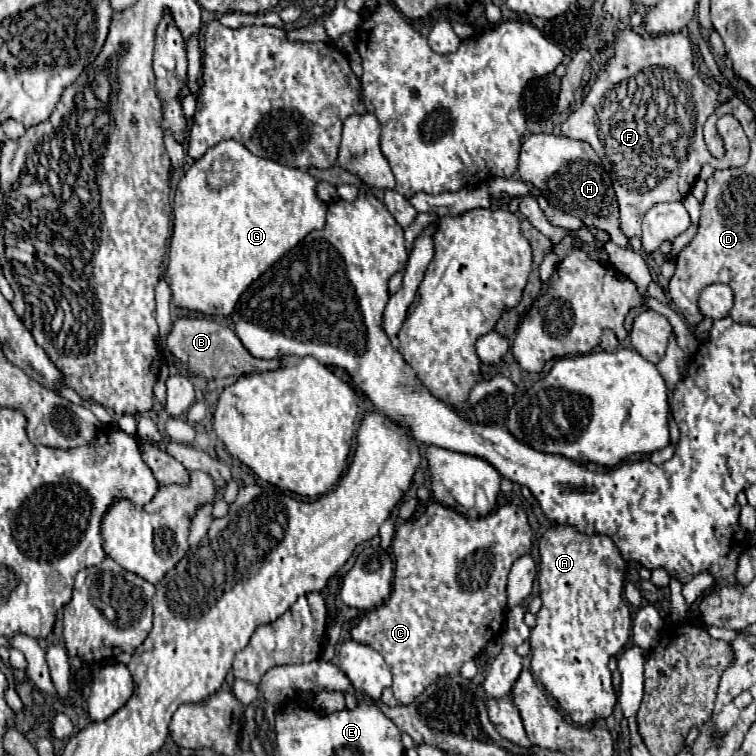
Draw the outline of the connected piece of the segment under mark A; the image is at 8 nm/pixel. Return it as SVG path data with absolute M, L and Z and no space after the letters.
M554 525L540 539L540 565L538 585L542 607L536 615L536 627L532 627L530 645L532 661L530 669L544 689L558 701L560 709L578 725L590 725L598 719L608 719L616 705L616 693L612 689L612 673L608 661L620 655L628 643L632 618L628 603L622 594L626 561L622 559L614 541L606 535L584 535L572 525Z

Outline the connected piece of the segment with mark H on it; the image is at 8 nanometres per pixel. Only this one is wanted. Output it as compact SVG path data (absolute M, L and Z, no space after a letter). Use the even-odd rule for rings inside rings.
M548 133L530 135L522 141L518 171L522 181L532 183L554 207L578 217L586 227L606 231L614 245L628 245L628 237L620 231L618 225L618 201L612 189L612 181L602 167L600 157L588 143Z

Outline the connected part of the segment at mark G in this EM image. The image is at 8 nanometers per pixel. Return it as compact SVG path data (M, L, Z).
M220 141L196 159L180 179L174 197L174 229L168 267L164 271L178 309L228 317L240 295L282 255L310 231L326 225L326 203L316 195L316 181L308 171L292 169L252 155L238 141Z

